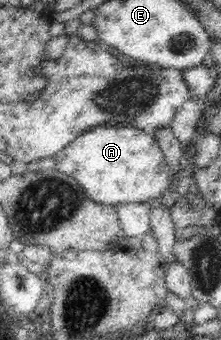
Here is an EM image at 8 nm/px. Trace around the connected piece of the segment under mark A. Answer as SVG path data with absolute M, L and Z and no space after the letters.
M98 125L79 135L69 143L55 158L55 168L68 175L83 187L86 195L96 203L119 207L125 203L146 203L154 197L159 198L169 187L168 164L162 148L154 134L146 133L137 127Z

